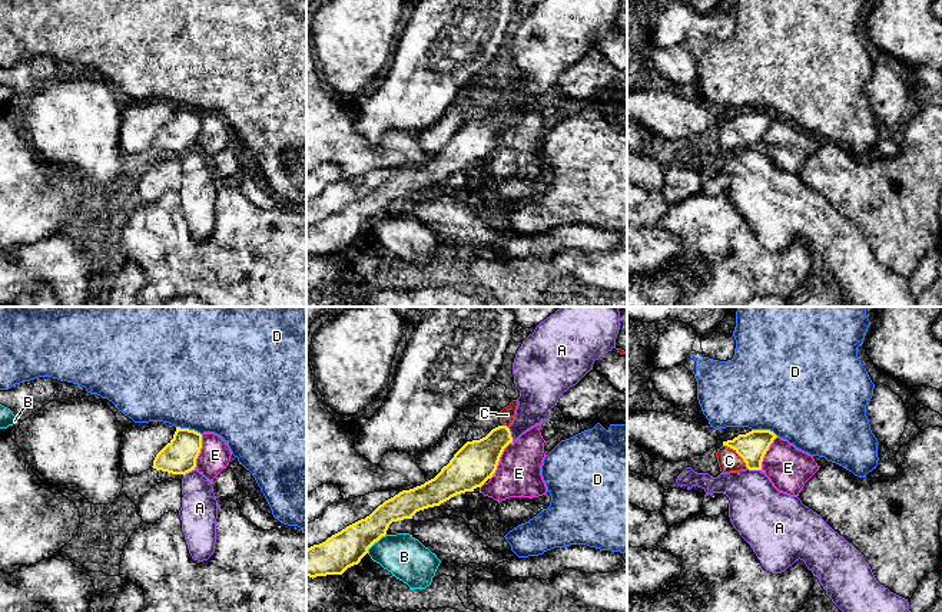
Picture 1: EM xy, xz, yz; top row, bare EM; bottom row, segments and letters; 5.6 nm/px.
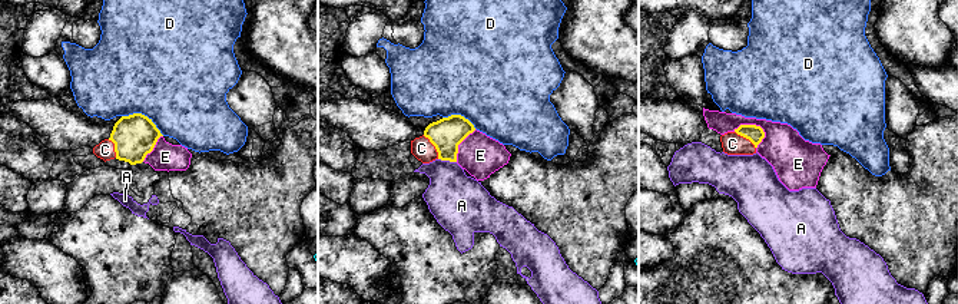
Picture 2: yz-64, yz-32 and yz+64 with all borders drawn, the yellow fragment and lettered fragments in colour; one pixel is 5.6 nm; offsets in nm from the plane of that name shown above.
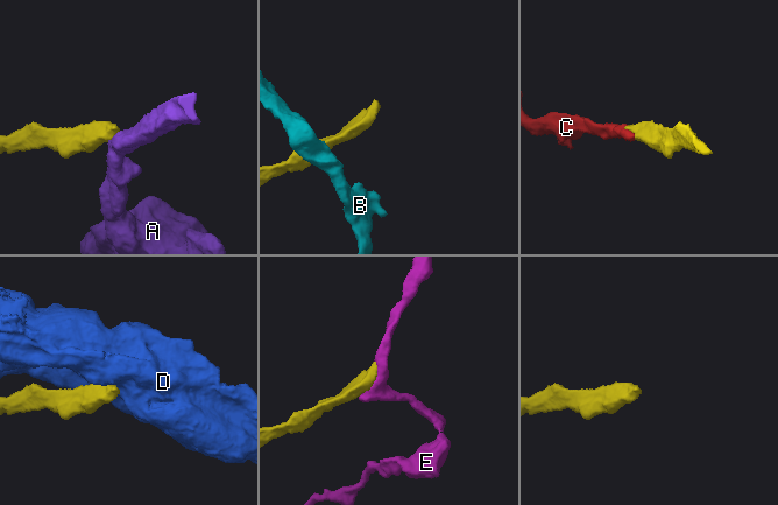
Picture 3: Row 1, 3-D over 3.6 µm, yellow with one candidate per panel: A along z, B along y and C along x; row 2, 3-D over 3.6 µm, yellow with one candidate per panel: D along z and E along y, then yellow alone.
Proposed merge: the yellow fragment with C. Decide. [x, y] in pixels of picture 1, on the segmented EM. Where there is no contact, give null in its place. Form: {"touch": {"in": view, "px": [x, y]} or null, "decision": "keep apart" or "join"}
{"touch": {"in": "yz", "px": [737, 453]}, "decision": "join"}

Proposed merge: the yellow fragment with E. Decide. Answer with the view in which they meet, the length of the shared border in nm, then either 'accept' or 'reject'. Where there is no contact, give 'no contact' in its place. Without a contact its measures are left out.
xz | 260 nm | reject

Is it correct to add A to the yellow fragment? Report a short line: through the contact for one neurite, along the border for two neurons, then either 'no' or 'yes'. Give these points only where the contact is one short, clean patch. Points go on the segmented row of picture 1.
line xz (507, 427), (513, 440); no

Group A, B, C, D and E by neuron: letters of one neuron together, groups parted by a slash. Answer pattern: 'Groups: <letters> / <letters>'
Groups: A / B / C / D / E

